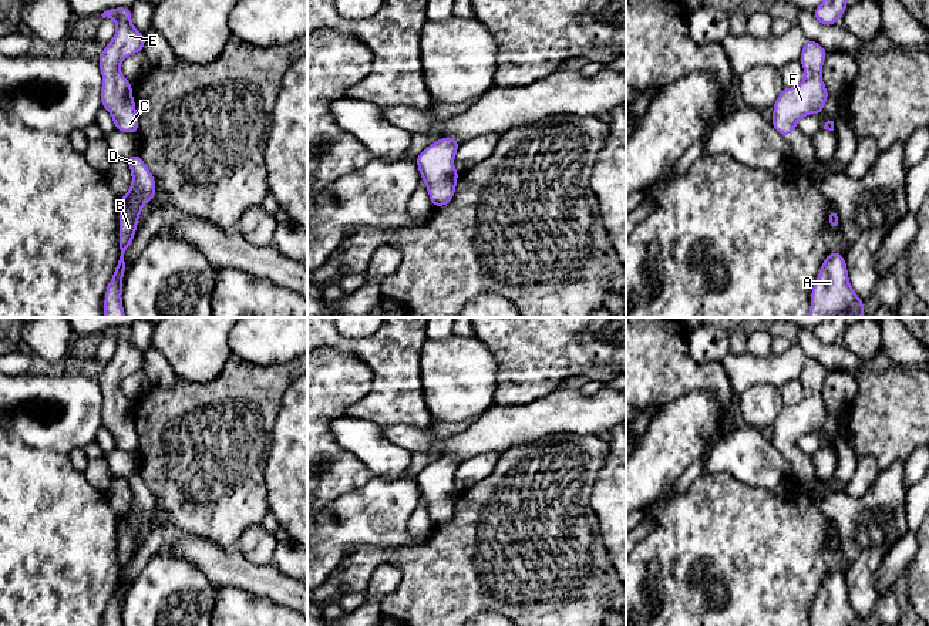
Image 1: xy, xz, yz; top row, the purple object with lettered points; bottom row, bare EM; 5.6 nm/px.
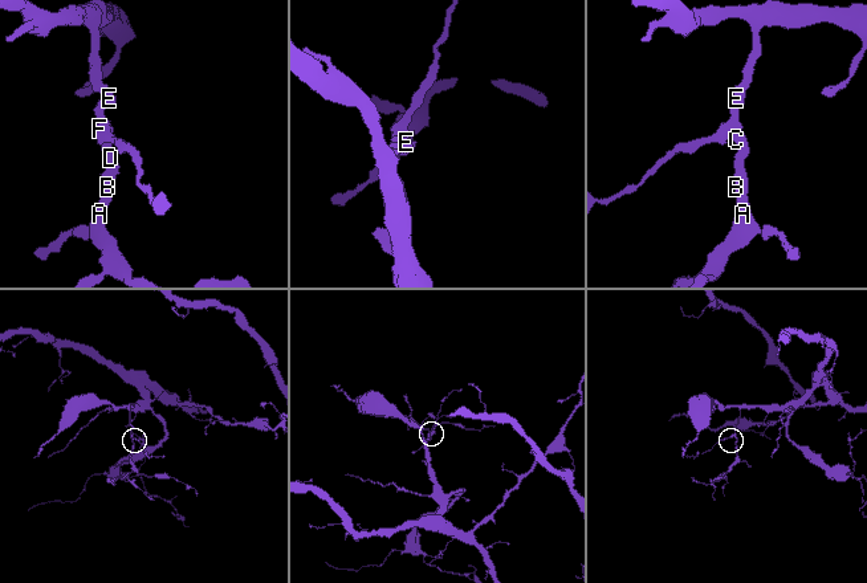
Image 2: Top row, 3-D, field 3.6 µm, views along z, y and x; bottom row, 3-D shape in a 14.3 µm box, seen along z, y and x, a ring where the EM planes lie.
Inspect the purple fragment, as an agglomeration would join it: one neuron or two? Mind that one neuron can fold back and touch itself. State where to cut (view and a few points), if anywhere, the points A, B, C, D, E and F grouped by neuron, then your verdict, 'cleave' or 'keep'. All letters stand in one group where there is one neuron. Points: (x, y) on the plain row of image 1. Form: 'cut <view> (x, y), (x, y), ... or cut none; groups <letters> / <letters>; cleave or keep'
cut none; groups A B C D E F; keep

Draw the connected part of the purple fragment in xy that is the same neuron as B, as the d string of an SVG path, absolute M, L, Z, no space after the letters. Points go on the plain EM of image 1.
M139 472L128 475L127 481L132 491L132 502L129 511L120 518L120 575L105 610L104 626L122 626L121 610L125 592L125 569L134 559L144 522L155 516L155 498Z

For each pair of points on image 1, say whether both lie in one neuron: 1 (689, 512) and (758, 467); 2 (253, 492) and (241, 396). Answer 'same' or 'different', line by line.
1: different
2: same

